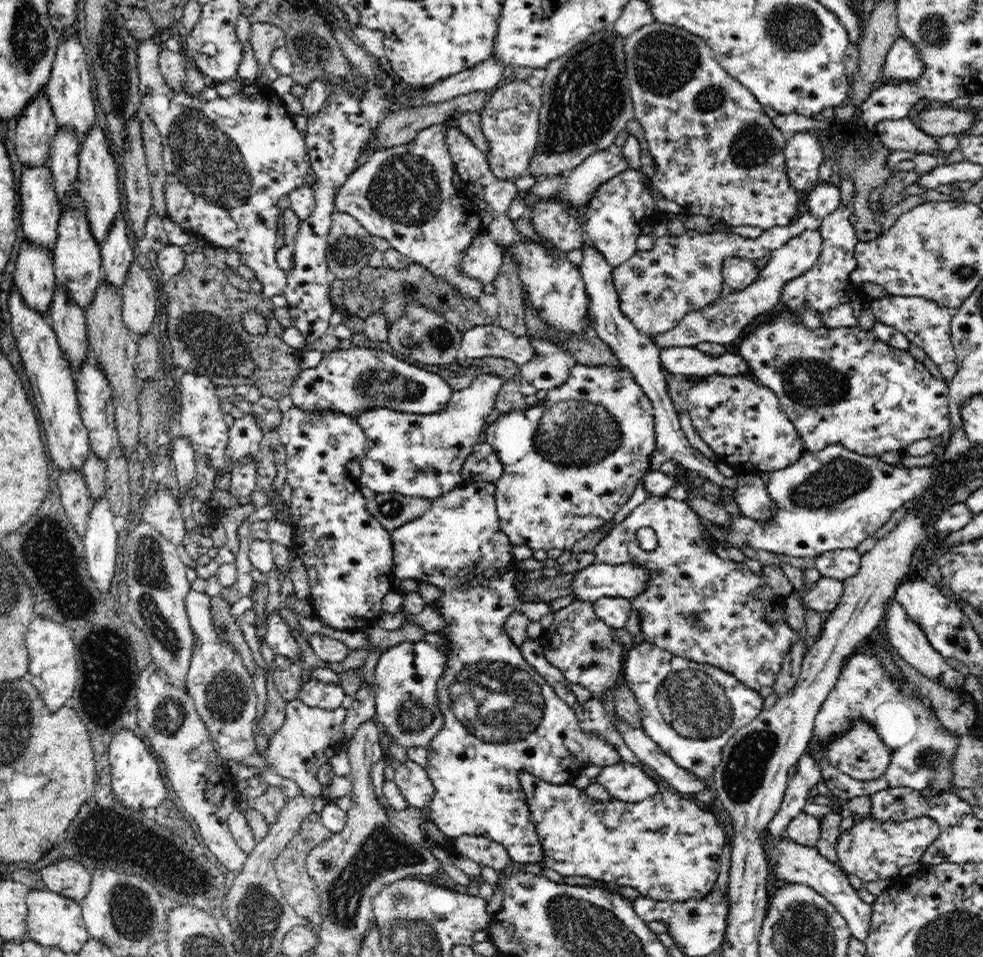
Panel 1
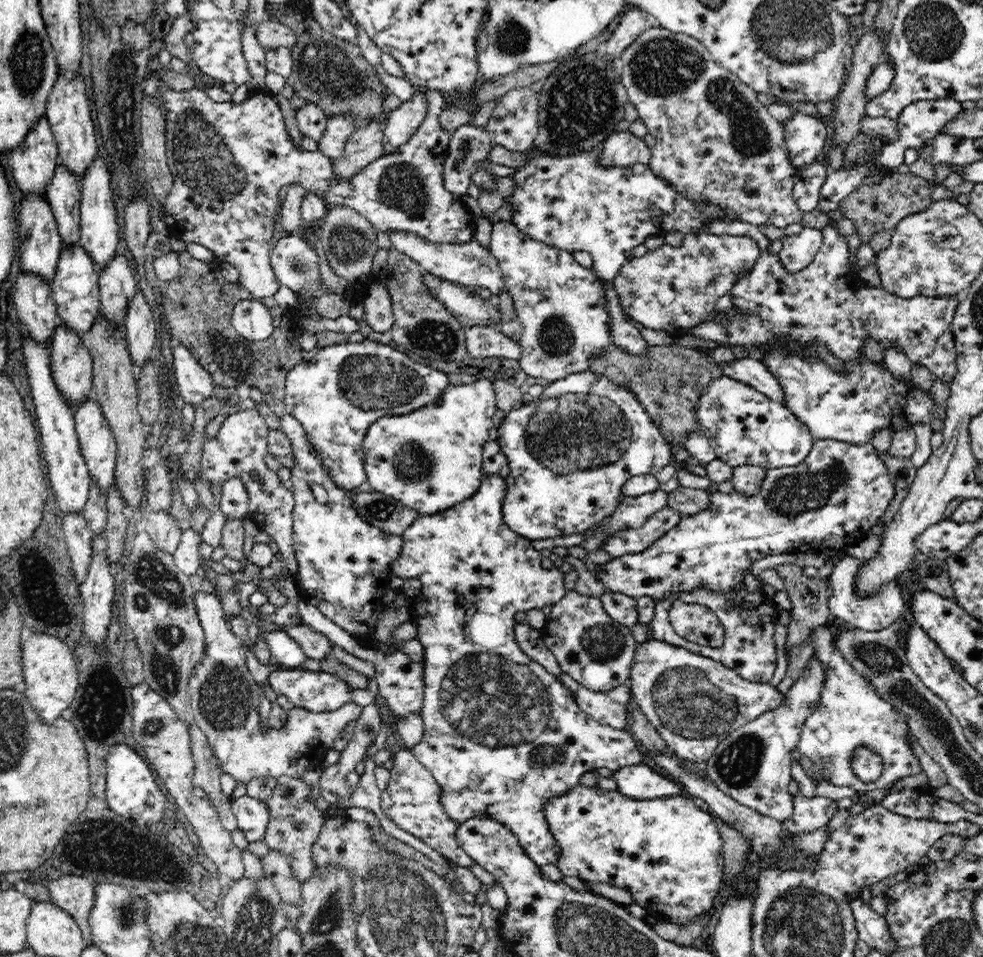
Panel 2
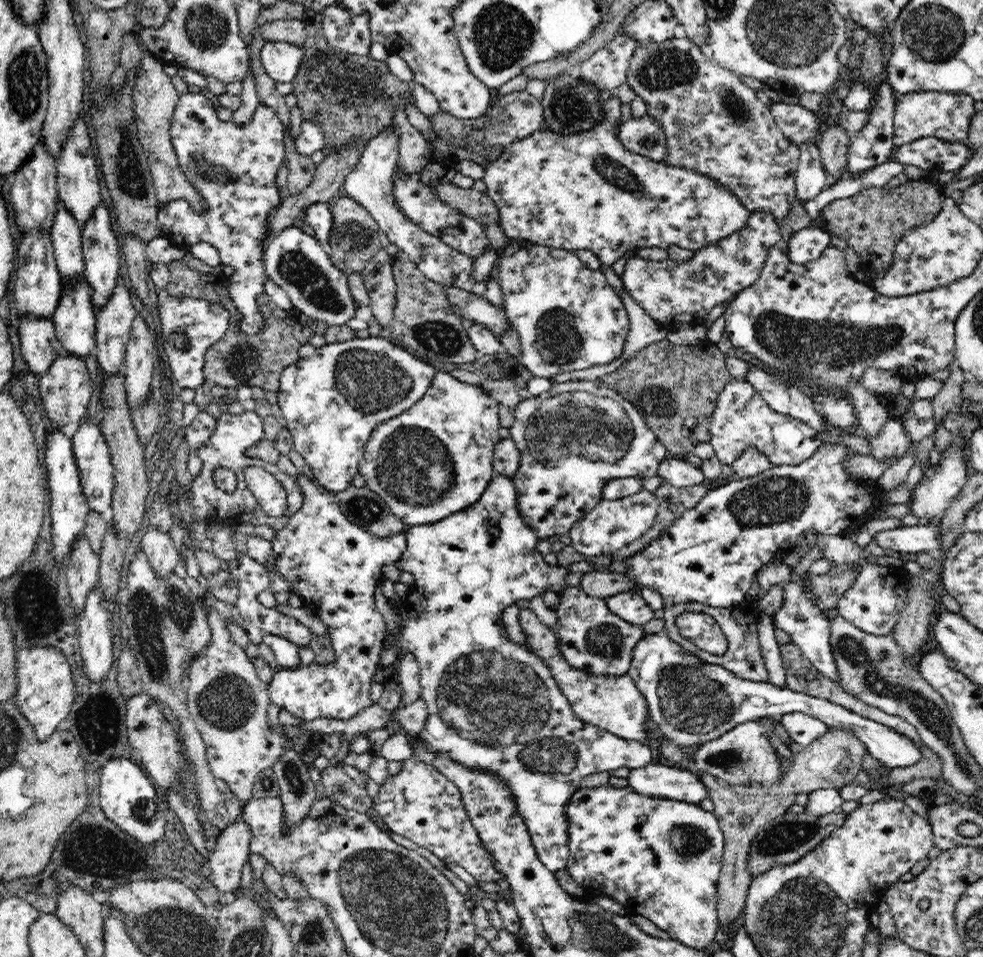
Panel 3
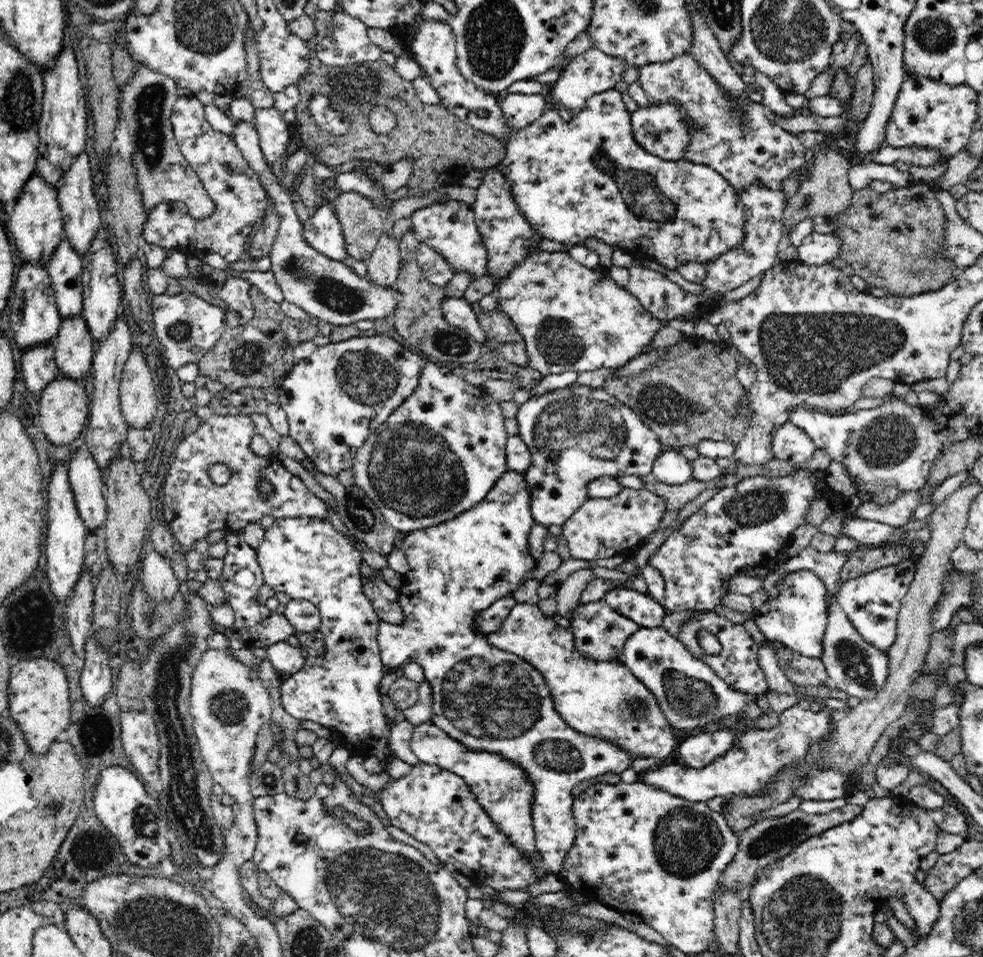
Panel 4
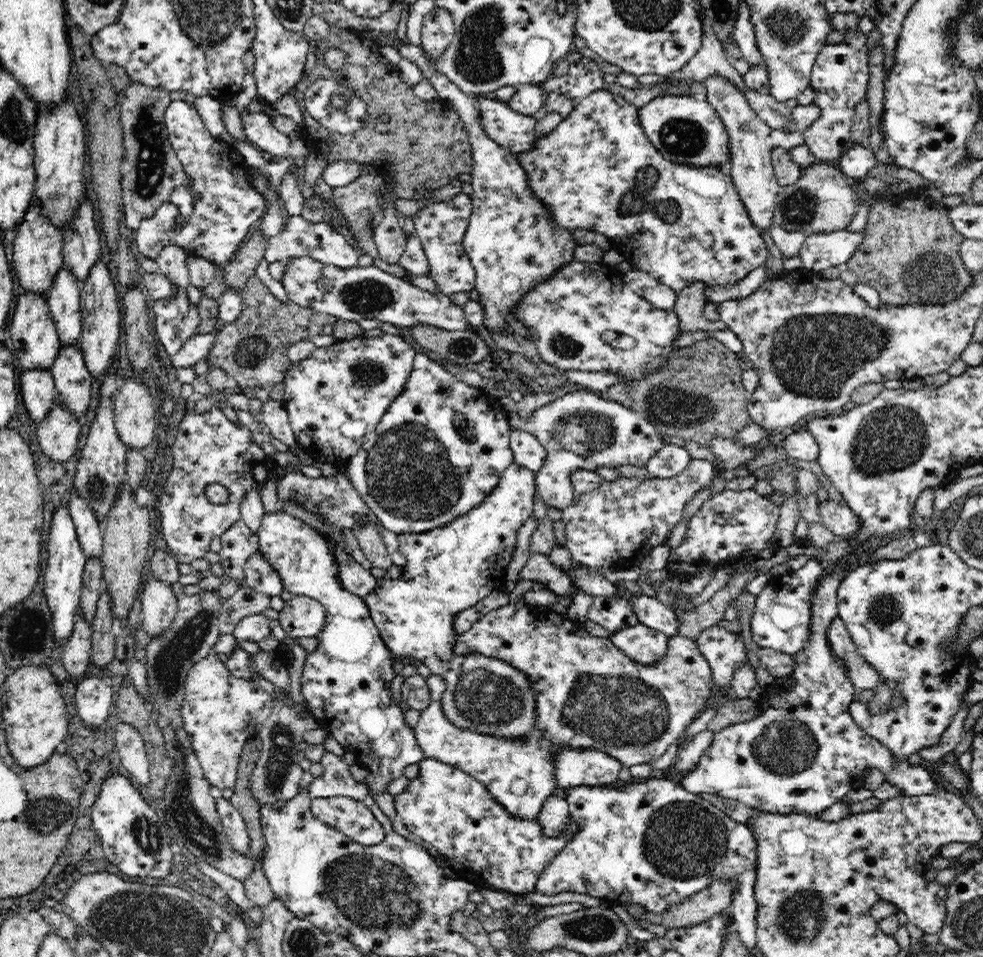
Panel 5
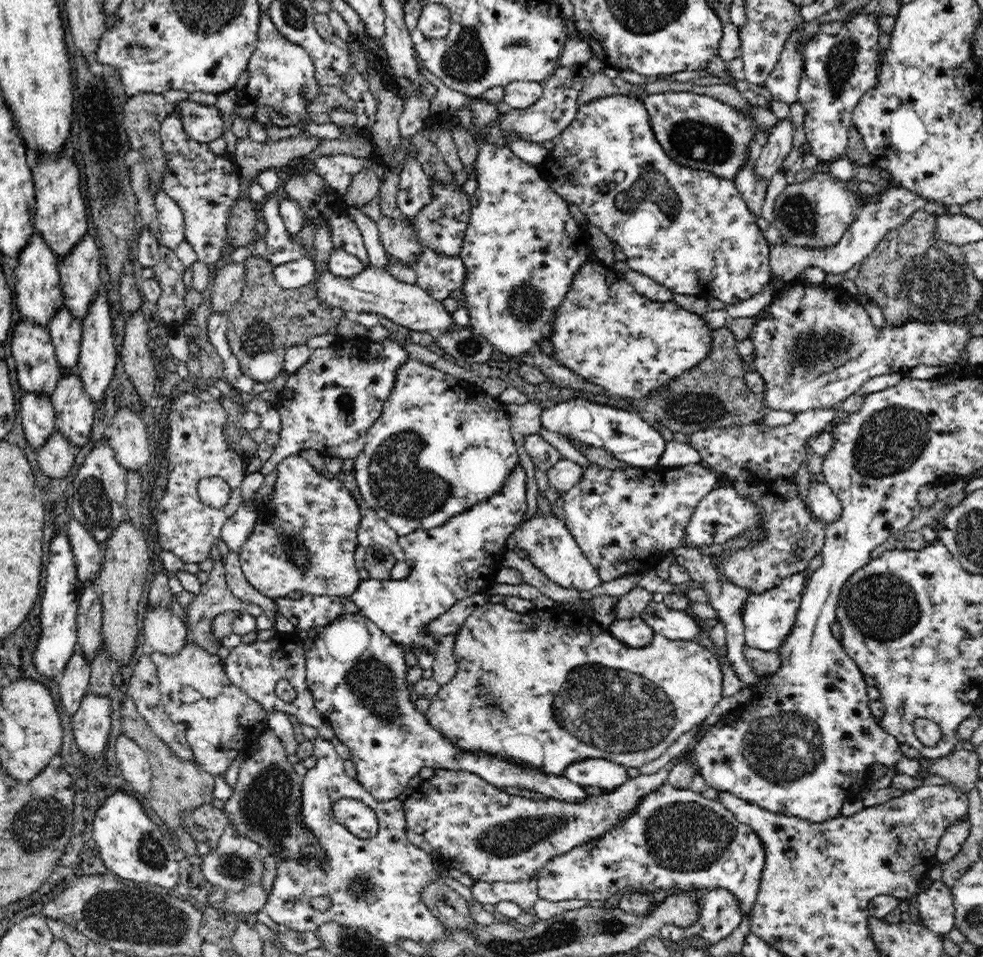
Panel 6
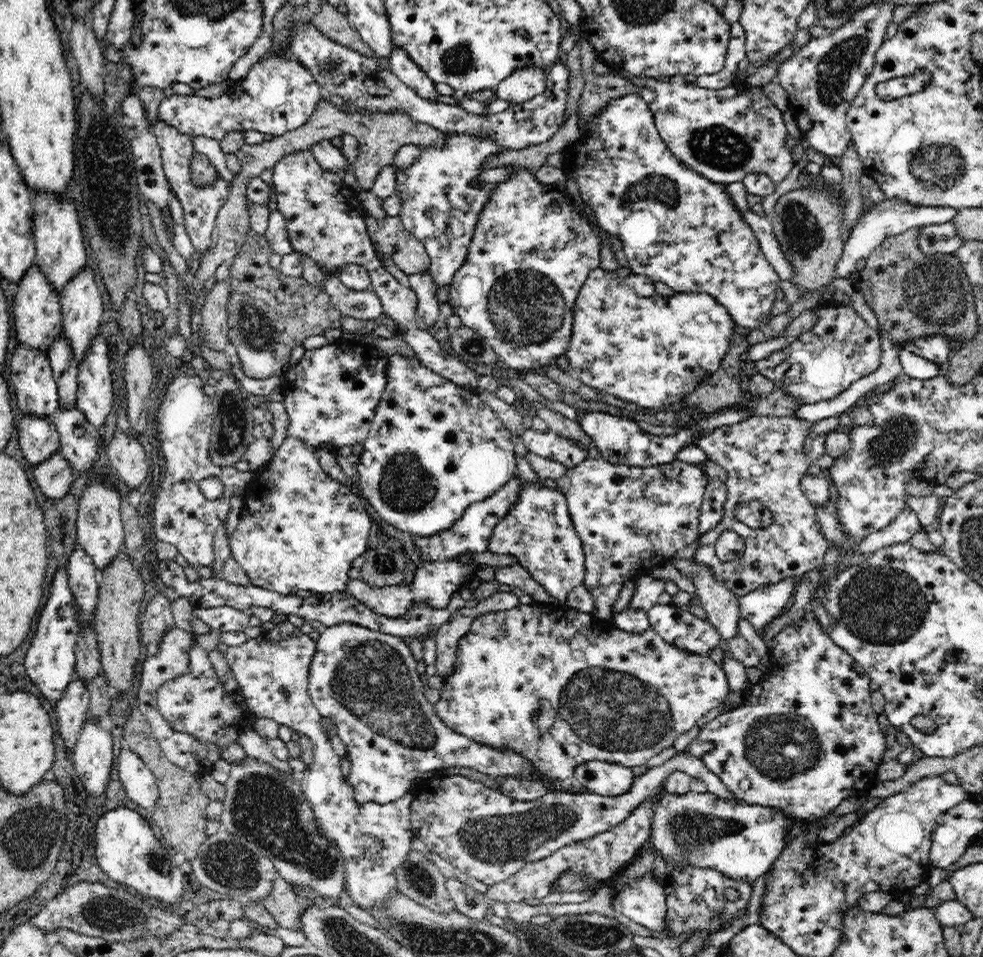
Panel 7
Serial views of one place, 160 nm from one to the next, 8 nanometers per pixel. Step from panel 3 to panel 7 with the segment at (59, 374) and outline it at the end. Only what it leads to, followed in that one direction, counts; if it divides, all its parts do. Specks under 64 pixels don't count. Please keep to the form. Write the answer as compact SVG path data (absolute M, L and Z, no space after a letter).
M59 450L34 466L32 474L47 498L62 498L70 490L76 475Z

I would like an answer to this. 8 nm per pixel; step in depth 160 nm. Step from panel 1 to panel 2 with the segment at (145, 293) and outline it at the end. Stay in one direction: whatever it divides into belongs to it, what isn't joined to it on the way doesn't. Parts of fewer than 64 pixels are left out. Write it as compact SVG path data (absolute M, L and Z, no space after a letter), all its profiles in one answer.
M140 290L128 303L124 320L126 346L130 351L132 362L142 366L149 358L152 348L156 346L156 324L154 312Z

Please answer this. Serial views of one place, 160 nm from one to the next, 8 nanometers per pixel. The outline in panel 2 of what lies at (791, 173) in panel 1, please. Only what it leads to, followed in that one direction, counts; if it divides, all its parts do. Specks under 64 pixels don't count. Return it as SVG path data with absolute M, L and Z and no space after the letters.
M796 111L793 117L782 123L782 127L792 167L800 170L824 160L830 127L822 123L820 116L812 117Z

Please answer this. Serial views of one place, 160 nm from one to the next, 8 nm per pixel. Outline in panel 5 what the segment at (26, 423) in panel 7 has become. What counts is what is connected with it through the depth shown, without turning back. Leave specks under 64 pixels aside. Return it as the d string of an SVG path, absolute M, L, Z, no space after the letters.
M30 369L20 374L20 394L30 419L38 424L53 409L57 392L50 369Z

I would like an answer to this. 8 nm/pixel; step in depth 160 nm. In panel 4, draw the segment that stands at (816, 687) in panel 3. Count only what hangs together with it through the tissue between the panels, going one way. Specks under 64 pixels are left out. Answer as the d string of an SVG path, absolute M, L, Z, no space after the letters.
M790 648L777 650L779 666L786 677L798 686L831 686L831 679L823 662L818 658L806 657Z

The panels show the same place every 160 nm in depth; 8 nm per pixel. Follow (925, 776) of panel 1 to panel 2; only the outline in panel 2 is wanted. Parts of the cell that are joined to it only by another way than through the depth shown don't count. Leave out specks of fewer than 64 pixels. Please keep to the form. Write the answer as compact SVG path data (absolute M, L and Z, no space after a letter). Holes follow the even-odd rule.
M828 626L817 627L806 644L813 644L814 658L819 658L825 668L825 688L821 693L821 703L817 710L804 722L797 748L801 754L810 758L822 771L824 779L836 786L854 788L859 794L874 789L890 788L896 781L906 776L916 776L923 769L919 758L914 755L908 734L910 725L904 714L895 710L884 698L879 696L875 686L862 674L859 674L839 652ZM866 745L884 762L882 775L874 782L862 782L852 771L851 754L856 747Z

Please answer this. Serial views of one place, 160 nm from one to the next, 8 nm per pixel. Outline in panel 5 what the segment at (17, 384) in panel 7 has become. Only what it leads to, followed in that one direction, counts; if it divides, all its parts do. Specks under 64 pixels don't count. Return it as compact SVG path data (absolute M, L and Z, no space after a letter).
M23 292L17 299L12 324L10 324L9 328L13 356L18 358L19 365L24 371L30 369L51 370L51 366L61 350L61 344L58 340L58 331L56 331L56 325L54 325L47 298L42 294Z

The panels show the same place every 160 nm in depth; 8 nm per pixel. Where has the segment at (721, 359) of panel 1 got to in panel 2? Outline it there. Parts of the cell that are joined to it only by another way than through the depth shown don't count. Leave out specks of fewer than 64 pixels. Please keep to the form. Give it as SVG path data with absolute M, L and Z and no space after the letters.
M751 357L734 359L733 363L719 363L723 374L750 385L769 399L783 404L784 391L778 379L770 374L764 362Z

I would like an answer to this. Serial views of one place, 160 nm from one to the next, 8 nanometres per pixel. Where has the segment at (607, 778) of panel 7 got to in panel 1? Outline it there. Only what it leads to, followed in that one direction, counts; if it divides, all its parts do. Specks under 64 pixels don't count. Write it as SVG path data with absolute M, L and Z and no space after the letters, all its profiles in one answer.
M475 481L472 485L460 486L451 490L450 493L444 493L436 500L431 501L430 508L420 518L407 522L397 528L395 531L389 531L393 546L394 562L392 565L392 572L394 578L401 581L405 578L413 578L414 580L426 580L430 584L436 584L436 588L440 589L441 596L436 600L436 605L440 607L442 616L448 622L448 628L444 630L444 636L450 638L452 642L452 650L446 650L445 672L441 676L440 689L437 691L437 707L444 717L444 726L440 728L440 732L436 732L436 736L432 738L432 742L428 742L428 762L426 773L434 785L435 793L432 797L432 802L428 806L430 811L429 818L435 826L448 836L450 840L458 838L462 834L476 834L487 835L488 838L494 842L503 843L507 847L508 854L513 862L521 863L540 863L543 862L543 847L539 842L536 834L535 822L531 821L531 810L527 805L527 798L522 789L519 776L520 774L529 773L531 776L538 778L541 781L549 784L564 785L572 784L576 777L584 768L594 765L606 768L606 766L614 766L623 762L619 755L619 751L603 738L602 734L596 731L586 731L579 725L579 719L572 711L572 707L568 703L560 699L556 692L544 679L544 676L536 673L534 668L528 665L528 662L523 658L521 649L518 649L512 639L508 637L504 631L504 622L512 612L520 611L524 613L529 620L538 622L542 616L554 612L550 602L532 602L532 604L520 604L518 600L518 592L514 590L514 580L519 579L524 572L516 570L516 562L512 558L512 544L511 539L503 530L500 530L500 517L497 513L497 506L495 505L495 483Z

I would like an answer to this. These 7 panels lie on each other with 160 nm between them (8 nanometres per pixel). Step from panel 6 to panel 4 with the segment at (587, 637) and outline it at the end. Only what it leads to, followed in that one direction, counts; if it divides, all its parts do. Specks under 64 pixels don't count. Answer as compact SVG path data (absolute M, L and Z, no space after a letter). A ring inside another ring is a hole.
M517 602L498 630L486 638L495 648L522 658L543 675L557 713L576 732L610 741L633 759L675 755L677 732L660 711L656 695L622 661L599 662L580 655L572 632L558 626L537 604ZM422 722L414 727L410 739L411 751L420 763L430 763L459 775L471 787L472 794L478 798L480 806L490 814L492 822L523 851L523 854L536 854L535 830L532 818L535 784L524 768L518 767L499 754L486 750L472 750L450 738L434 722Z

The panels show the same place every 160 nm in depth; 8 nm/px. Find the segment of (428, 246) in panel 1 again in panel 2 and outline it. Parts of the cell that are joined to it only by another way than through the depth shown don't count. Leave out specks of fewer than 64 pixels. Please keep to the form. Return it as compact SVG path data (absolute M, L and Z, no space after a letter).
M151 70L143 80L145 96L159 96L163 100L166 123L166 155L174 186L163 204L163 219L169 226L169 235L184 242L195 242L209 248L218 261L224 260L235 266L240 273L239 282L247 297L238 300L231 314L231 325L238 336L252 341L266 340L274 330L273 319L262 303L266 297L274 297L281 288L270 262L274 222L281 212L280 189L284 186L300 185L307 193L317 195L329 207L347 206L364 216L377 231L386 233L414 233L436 244L462 244L475 239L476 217L469 212L459 198L451 194L443 184L444 162L449 154L451 135L440 127L436 115L440 102L434 98L434 105L422 124L411 134L398 152L374 160L348 180L337 180L332 162L320 151L306 151L297 148L288 137L282 111L276 96L267 91L250 93L241 103L234 101L216 102L199 85L192 90L177 91L160 81Z

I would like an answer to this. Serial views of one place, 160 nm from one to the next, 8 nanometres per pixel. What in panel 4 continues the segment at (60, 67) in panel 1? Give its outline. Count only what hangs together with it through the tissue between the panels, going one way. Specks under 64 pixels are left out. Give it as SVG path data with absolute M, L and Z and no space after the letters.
M82 152L72 168L67 170L60 187L56 191L60 210L62 211L61 218L64 222L63 236L68 238L72 248L82 258L83 254L87 253L88 248L91 247L92 239L96 236L100 225L102 225L100 222L100 208L94 193L92 168L90 168L89 156L86 152Z

